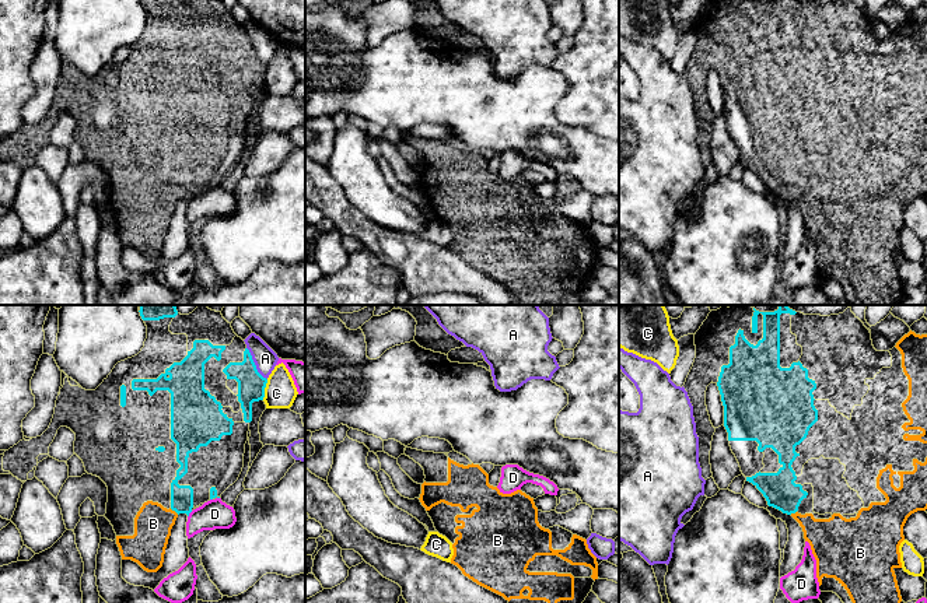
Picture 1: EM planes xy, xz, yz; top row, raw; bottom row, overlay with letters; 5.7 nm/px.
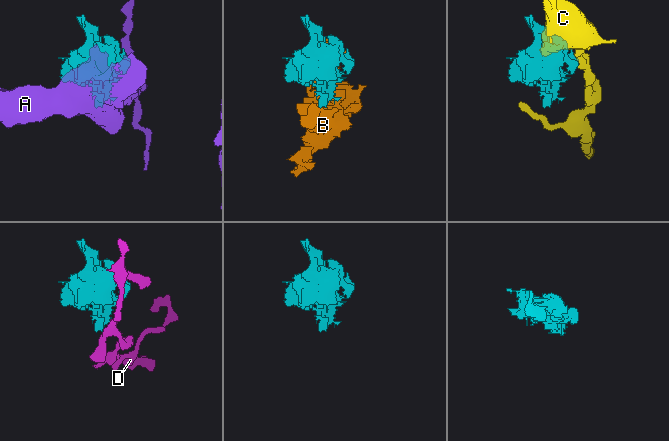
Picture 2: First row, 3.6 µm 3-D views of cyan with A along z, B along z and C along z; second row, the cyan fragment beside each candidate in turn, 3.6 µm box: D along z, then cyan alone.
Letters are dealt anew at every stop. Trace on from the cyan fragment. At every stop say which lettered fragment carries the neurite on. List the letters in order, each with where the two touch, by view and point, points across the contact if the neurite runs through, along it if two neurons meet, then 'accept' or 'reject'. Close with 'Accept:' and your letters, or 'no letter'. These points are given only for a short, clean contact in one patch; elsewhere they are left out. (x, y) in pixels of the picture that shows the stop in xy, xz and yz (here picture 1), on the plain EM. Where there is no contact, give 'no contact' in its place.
A: meets cyan in xy at (254, 51); border along xy (247, 34), (255, 55), (266, 66); reject
B: meets cyan in xy at (174, 196); accept
C: meets cyan in xy at (263, 76); border along xy (268, 66), (262, 86); reject
D: meets cyan in xy at (189, 199); reject
Accept: B

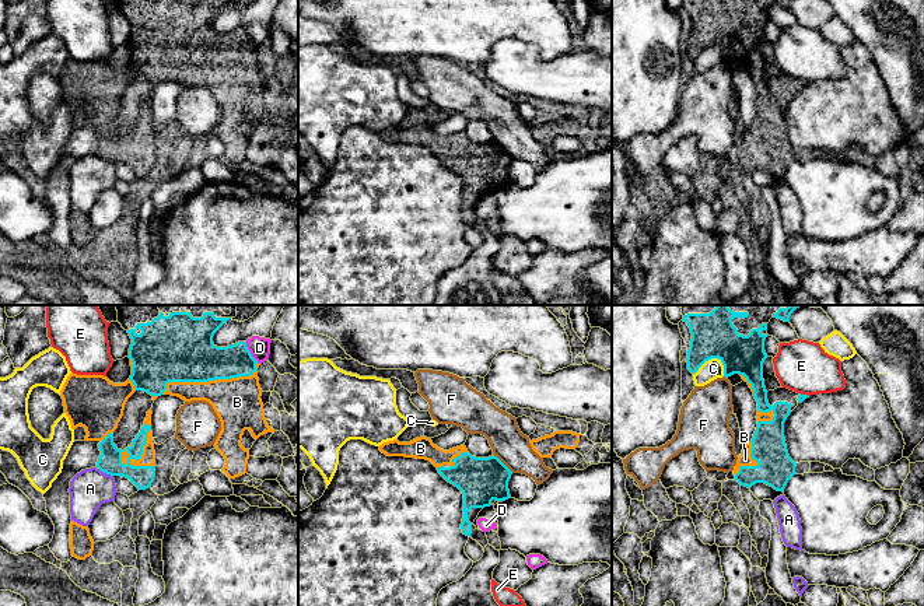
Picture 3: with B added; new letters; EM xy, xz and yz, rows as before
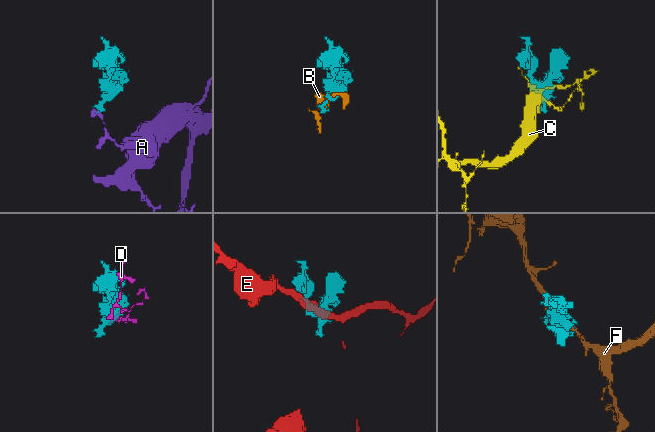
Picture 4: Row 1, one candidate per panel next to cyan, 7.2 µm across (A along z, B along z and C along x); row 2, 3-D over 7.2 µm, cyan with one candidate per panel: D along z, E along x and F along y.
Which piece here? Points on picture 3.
A: meets cyan in xy at (105, 158); border along xy (98, 154), (112, 163); reject
B: meets cyan in xy at (209, 66); accept
C: meets cyan in yz at (709, 45); reject
D: meets cyan in xy at (249, 39); reject
E: meets cyan in yz at (804, 81); border along yz (800, 79), (808, 83); reject
F: meets cyan in xz at (503, 150); reject
Accept: B

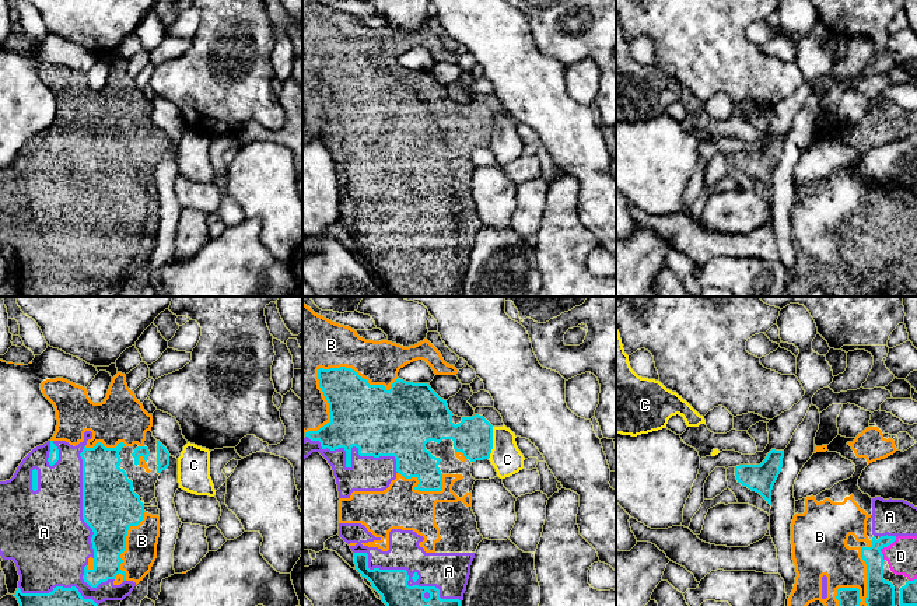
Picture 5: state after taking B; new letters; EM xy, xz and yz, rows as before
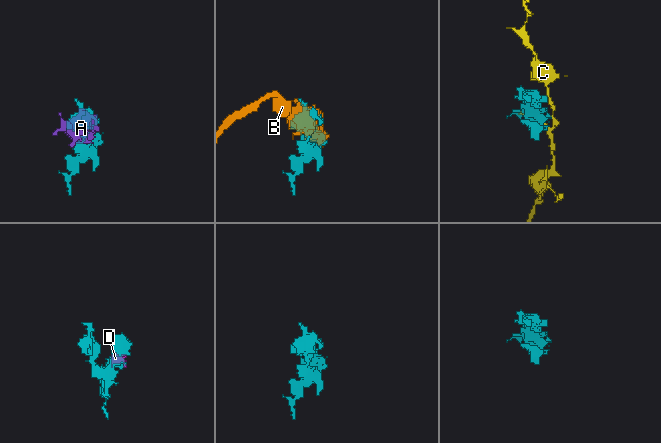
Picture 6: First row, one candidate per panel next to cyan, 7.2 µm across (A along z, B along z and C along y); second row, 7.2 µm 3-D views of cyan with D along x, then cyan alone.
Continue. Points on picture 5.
A: meets cyan in xz at (406, 261); accept
B: meets cyan in xz at (321, 55); accept
C: meets cyan in xz at (492, 129); reject
D: meets cyan in yz at (884, 233); accept
Accept: A, B, D

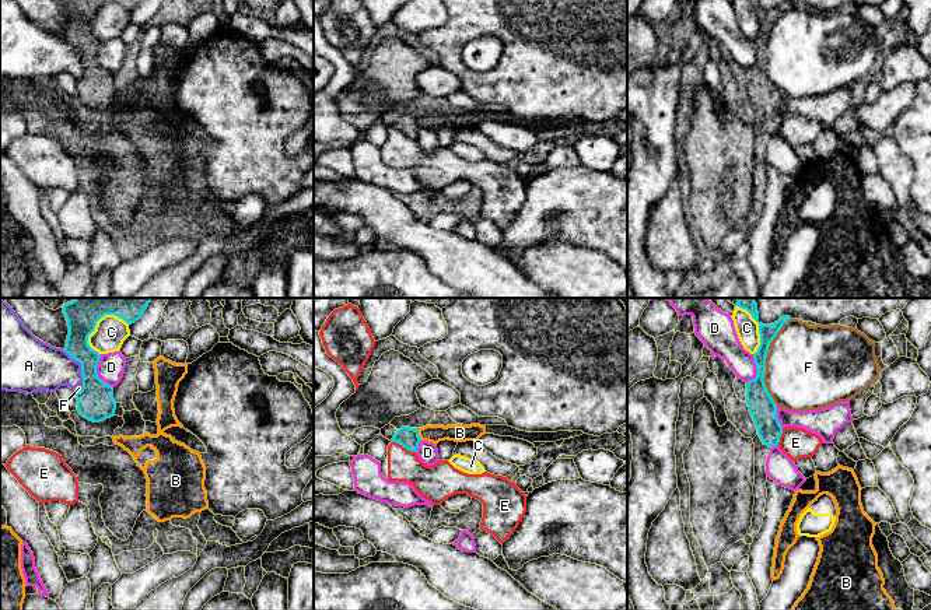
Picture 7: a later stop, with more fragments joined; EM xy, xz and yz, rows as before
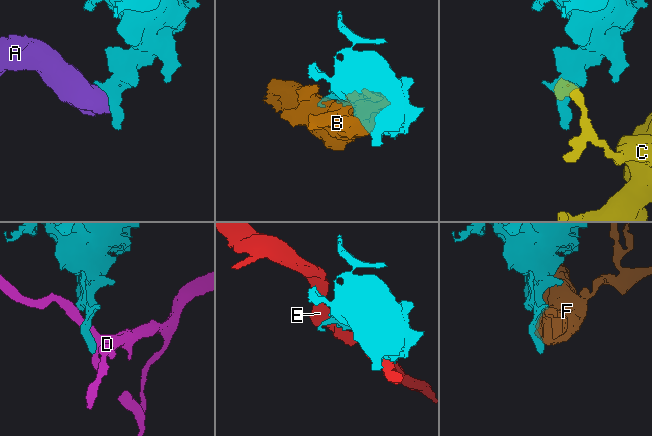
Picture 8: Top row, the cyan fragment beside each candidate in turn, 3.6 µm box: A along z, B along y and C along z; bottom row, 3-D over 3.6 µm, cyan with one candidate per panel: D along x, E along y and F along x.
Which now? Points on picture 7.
A: meets cyan in xy at (81, 52); reject
B: meets cyan in xz at (417, 122); border along xz (417, 118), (422, 126); reject
C: meets cyan in xy at (101, 3); border along xy (129, 10), (114, 2), (104, 2), (88, 23), (88, 32); reject
D: meets cyan in xy at (97, 59); reject
E: meets cyan in xz at (403, 133); border along xz (392, 128), (415, 139); reject
F: meets cyan in yz at (765, 49); reject
Accept: no letter

